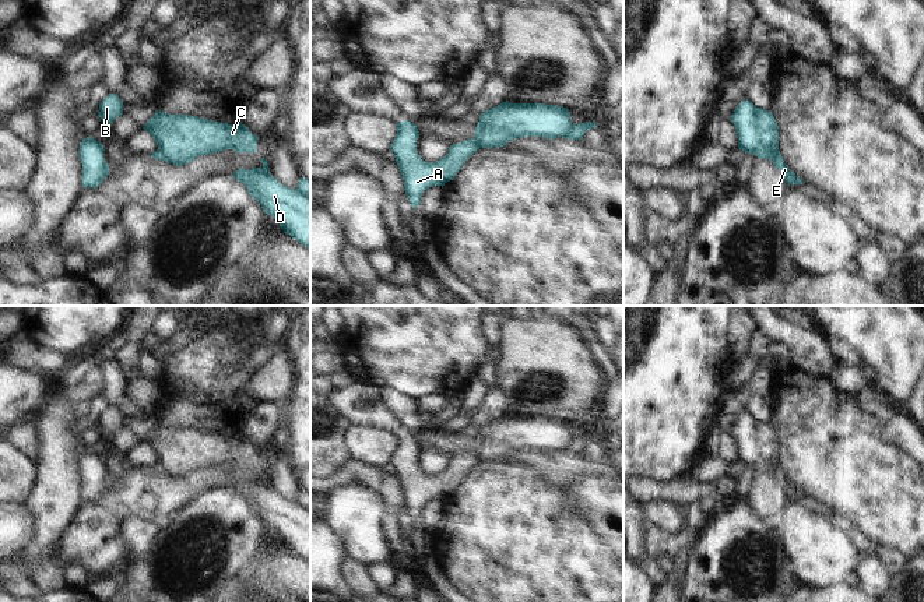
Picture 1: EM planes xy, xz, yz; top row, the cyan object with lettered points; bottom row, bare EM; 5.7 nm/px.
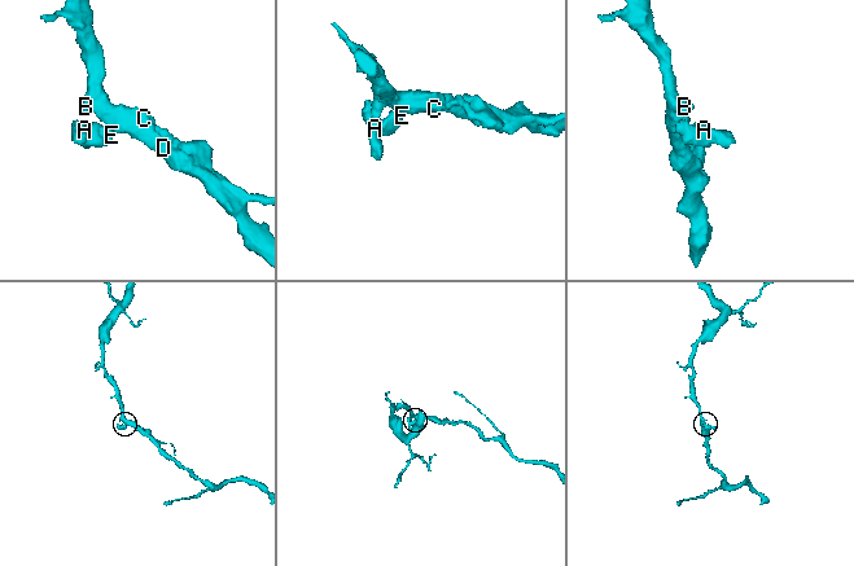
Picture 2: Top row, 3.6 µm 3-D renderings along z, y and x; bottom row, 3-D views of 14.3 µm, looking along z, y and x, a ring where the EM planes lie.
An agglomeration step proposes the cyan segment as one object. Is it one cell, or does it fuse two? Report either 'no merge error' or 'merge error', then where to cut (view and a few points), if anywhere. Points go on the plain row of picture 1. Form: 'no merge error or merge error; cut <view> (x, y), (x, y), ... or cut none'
merge error; cut yz (779, 464), (770, 471)

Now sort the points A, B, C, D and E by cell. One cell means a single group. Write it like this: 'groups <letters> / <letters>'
groups A E / B C D

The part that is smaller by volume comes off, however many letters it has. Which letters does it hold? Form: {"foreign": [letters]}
{"foreign": ["A", "E"]}

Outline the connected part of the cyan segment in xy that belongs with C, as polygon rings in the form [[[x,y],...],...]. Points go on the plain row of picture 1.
[[[159,422],[143,441],[155,453],[162,472],[176,479],[225,462],[254,467],[259,454],[242,436],[228,437],[198,429],[171,427]]]

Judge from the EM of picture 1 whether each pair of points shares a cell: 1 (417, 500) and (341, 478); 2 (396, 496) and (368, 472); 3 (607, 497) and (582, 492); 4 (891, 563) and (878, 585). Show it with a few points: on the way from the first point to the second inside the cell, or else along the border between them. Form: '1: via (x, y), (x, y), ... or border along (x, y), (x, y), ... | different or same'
1: border along (396, 474), (404, 502) | different
2: via (389, 490), (375, 479) | same
3: via (601, 497), (594, 497), (587, 492) | same
4: border along (877, 556), (892, 577) | different

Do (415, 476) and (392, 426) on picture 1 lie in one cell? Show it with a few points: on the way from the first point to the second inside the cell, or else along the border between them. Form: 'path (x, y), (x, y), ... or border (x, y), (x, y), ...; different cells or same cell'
path (406, 464), (406, 442), (403, 439); same cell

